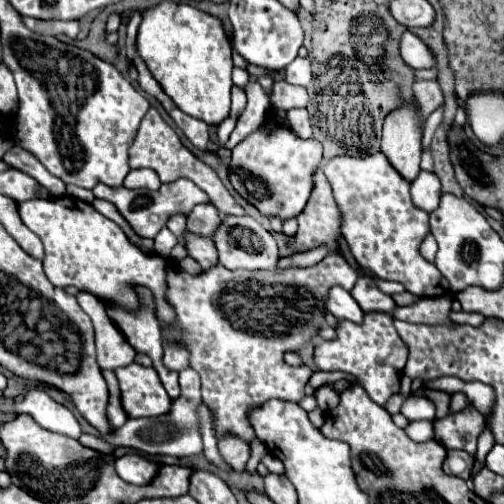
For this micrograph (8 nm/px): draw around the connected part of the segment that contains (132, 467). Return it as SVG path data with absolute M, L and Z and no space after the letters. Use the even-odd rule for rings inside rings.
M127 453L115 461L117 475L133 485L147 485L157 477L161 463L151 461L139 453Z

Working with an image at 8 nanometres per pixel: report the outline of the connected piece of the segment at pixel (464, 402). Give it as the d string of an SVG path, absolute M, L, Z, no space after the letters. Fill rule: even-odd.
M457 392L451 395L451 400L450 400L450 412L451 413L457 413L465 409L469 405L469 401L467 397L461 393Z

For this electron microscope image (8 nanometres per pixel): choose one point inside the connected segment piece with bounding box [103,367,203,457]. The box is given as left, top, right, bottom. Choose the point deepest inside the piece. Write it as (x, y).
(177, 434)

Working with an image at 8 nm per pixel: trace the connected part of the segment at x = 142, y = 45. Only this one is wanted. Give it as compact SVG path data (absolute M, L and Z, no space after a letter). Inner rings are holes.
M161 1L141 11L137 51L173 103L209 125L219 125L231 109L231 45L221 21L189 3Z

